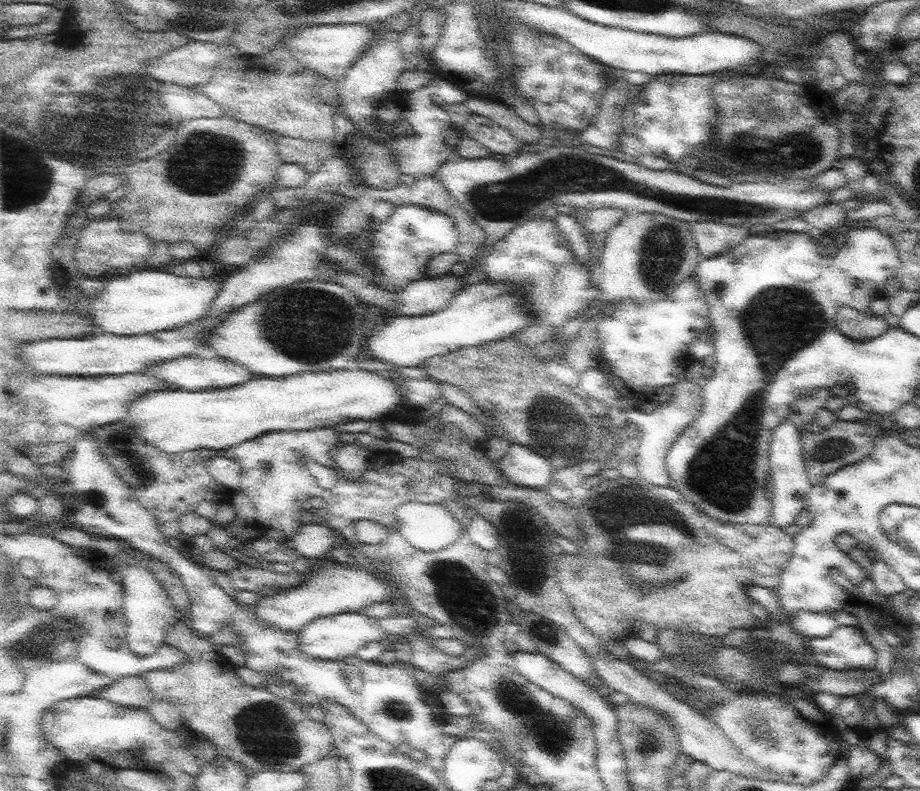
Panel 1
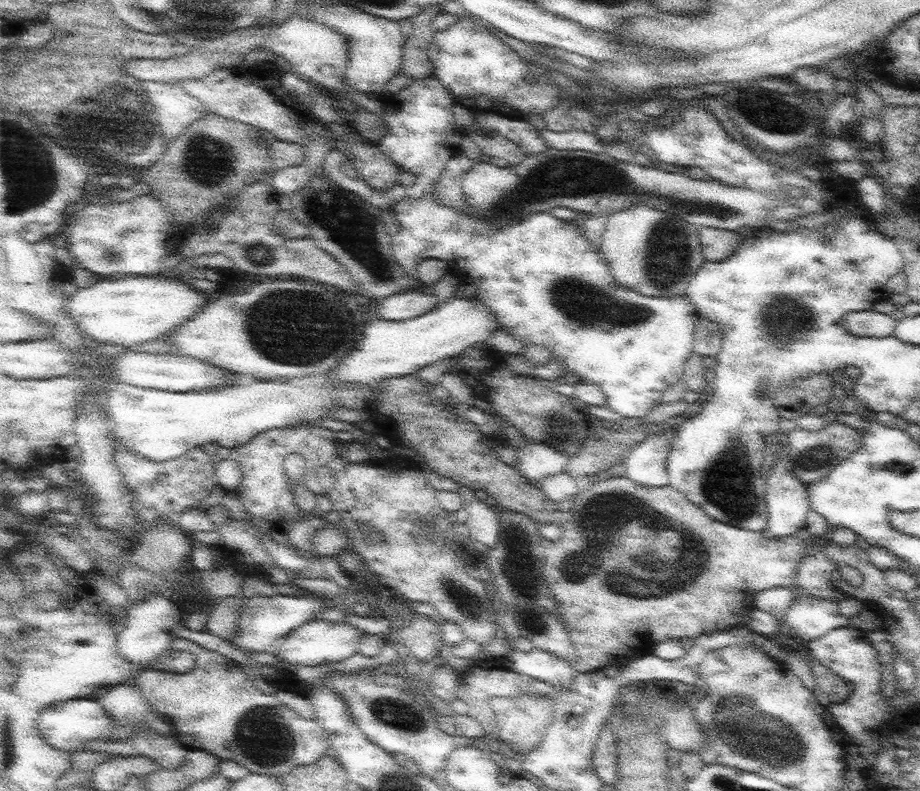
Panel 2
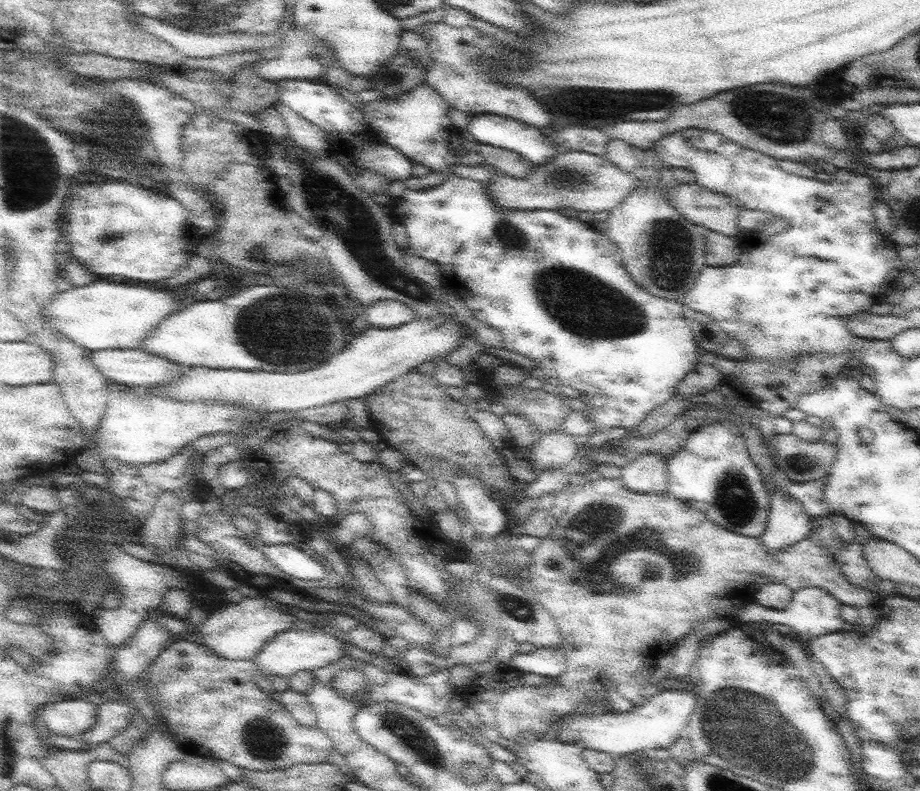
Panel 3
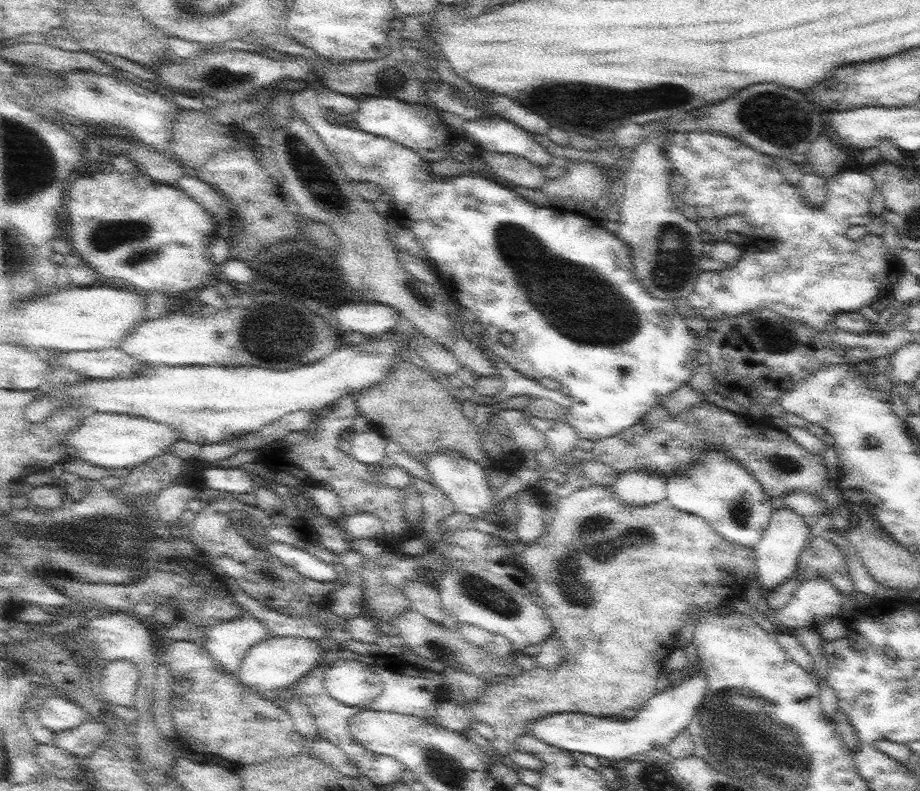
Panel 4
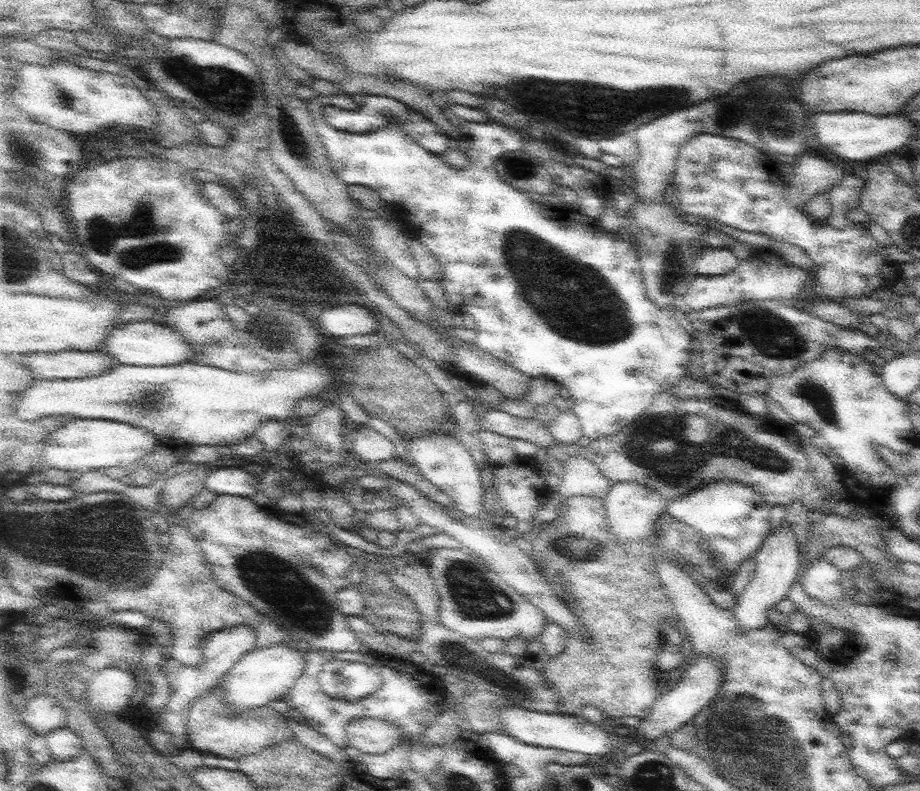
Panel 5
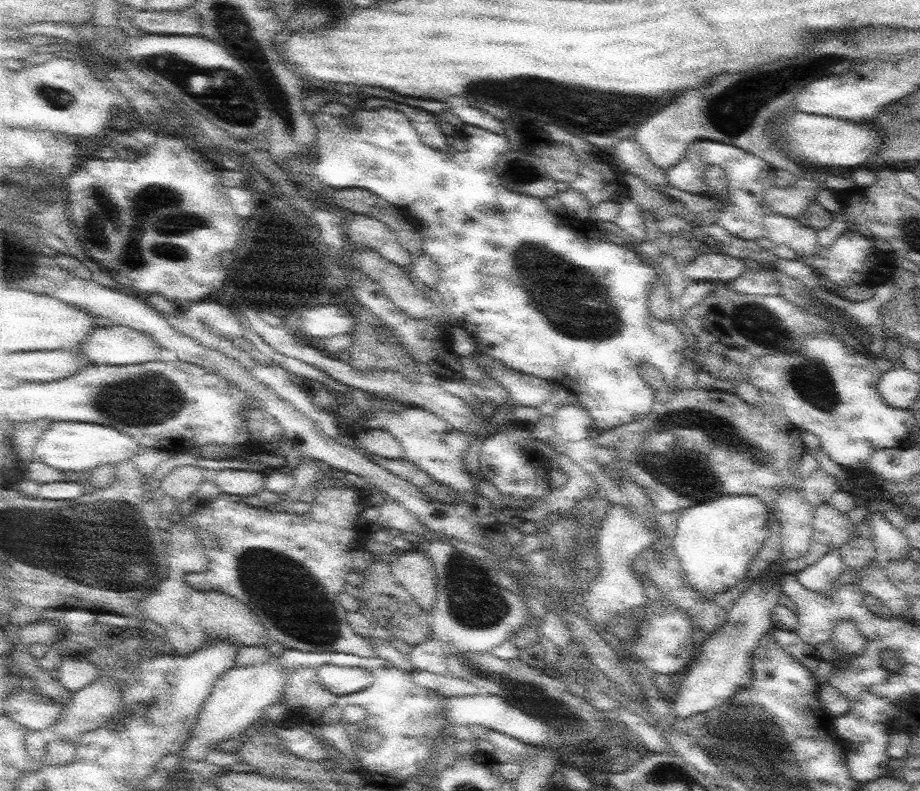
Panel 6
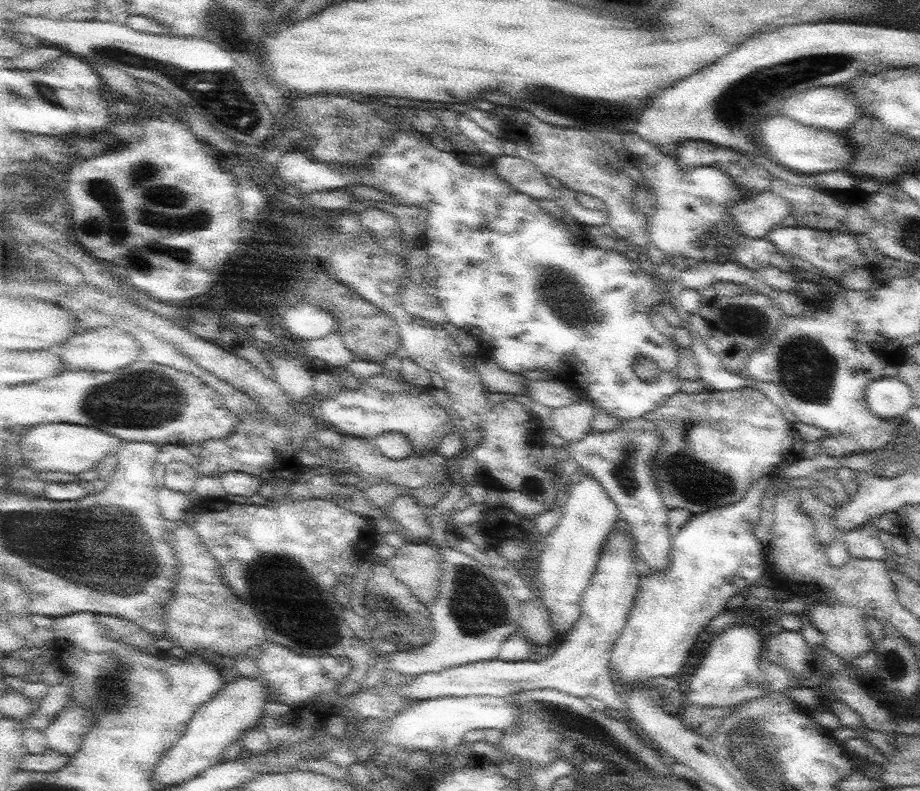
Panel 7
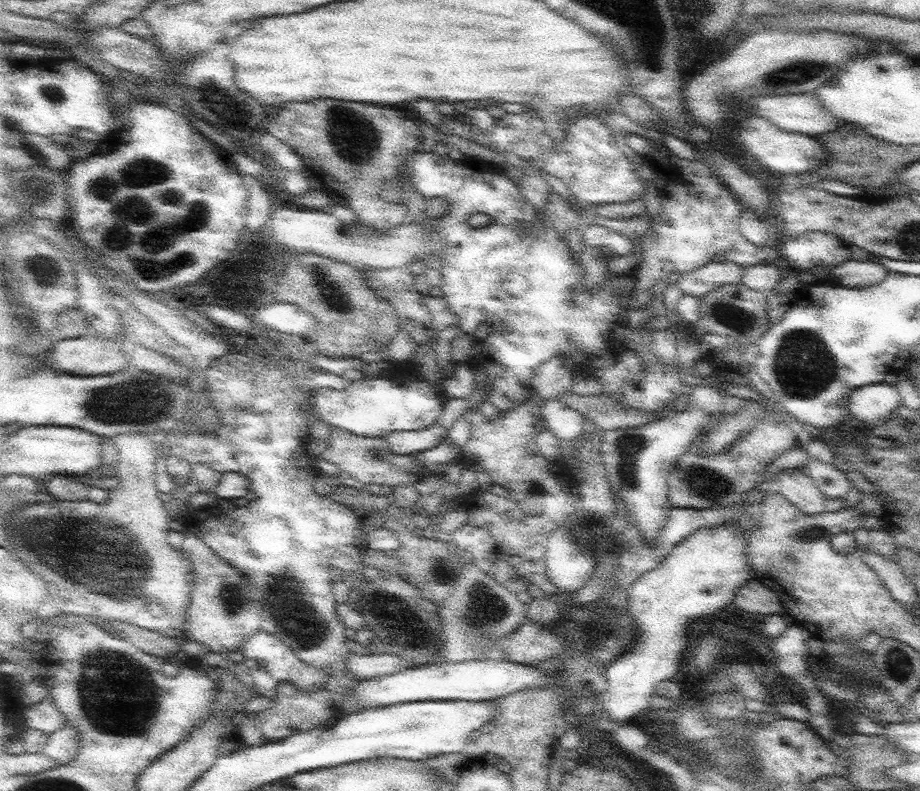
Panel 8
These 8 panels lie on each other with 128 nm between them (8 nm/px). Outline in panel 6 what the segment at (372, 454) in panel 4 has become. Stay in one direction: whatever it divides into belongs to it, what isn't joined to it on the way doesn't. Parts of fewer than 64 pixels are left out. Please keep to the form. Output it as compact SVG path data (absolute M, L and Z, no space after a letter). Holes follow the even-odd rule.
M362 430L355 438L359 446L371 454L384 458L398 460L404 456L402 443L396 439L388 430Z

